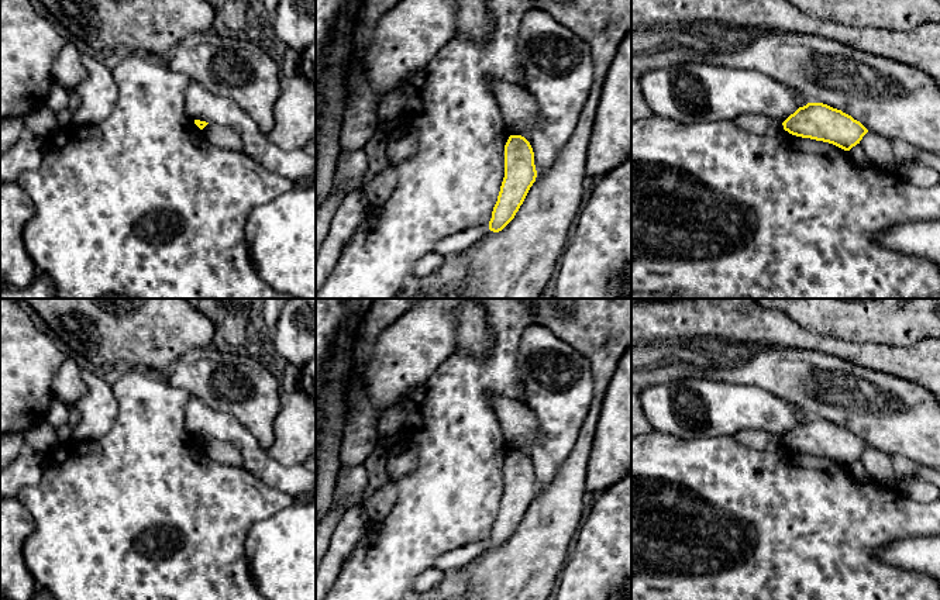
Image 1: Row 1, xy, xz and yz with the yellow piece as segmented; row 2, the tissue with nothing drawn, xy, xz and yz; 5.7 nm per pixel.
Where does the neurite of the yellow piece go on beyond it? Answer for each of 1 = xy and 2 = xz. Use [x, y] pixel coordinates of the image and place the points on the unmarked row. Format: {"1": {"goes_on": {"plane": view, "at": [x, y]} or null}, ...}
{"1": {"goes_on": null}, "2": {"goes_on": null}}

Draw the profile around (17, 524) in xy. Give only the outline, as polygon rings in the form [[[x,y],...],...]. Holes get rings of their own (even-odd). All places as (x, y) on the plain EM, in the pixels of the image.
[[[16,497],[0,499],[0,596],[6,600],[30,600],[38,589],[23,555],[24,542],[34,528],[34,517],[24,504]]]

